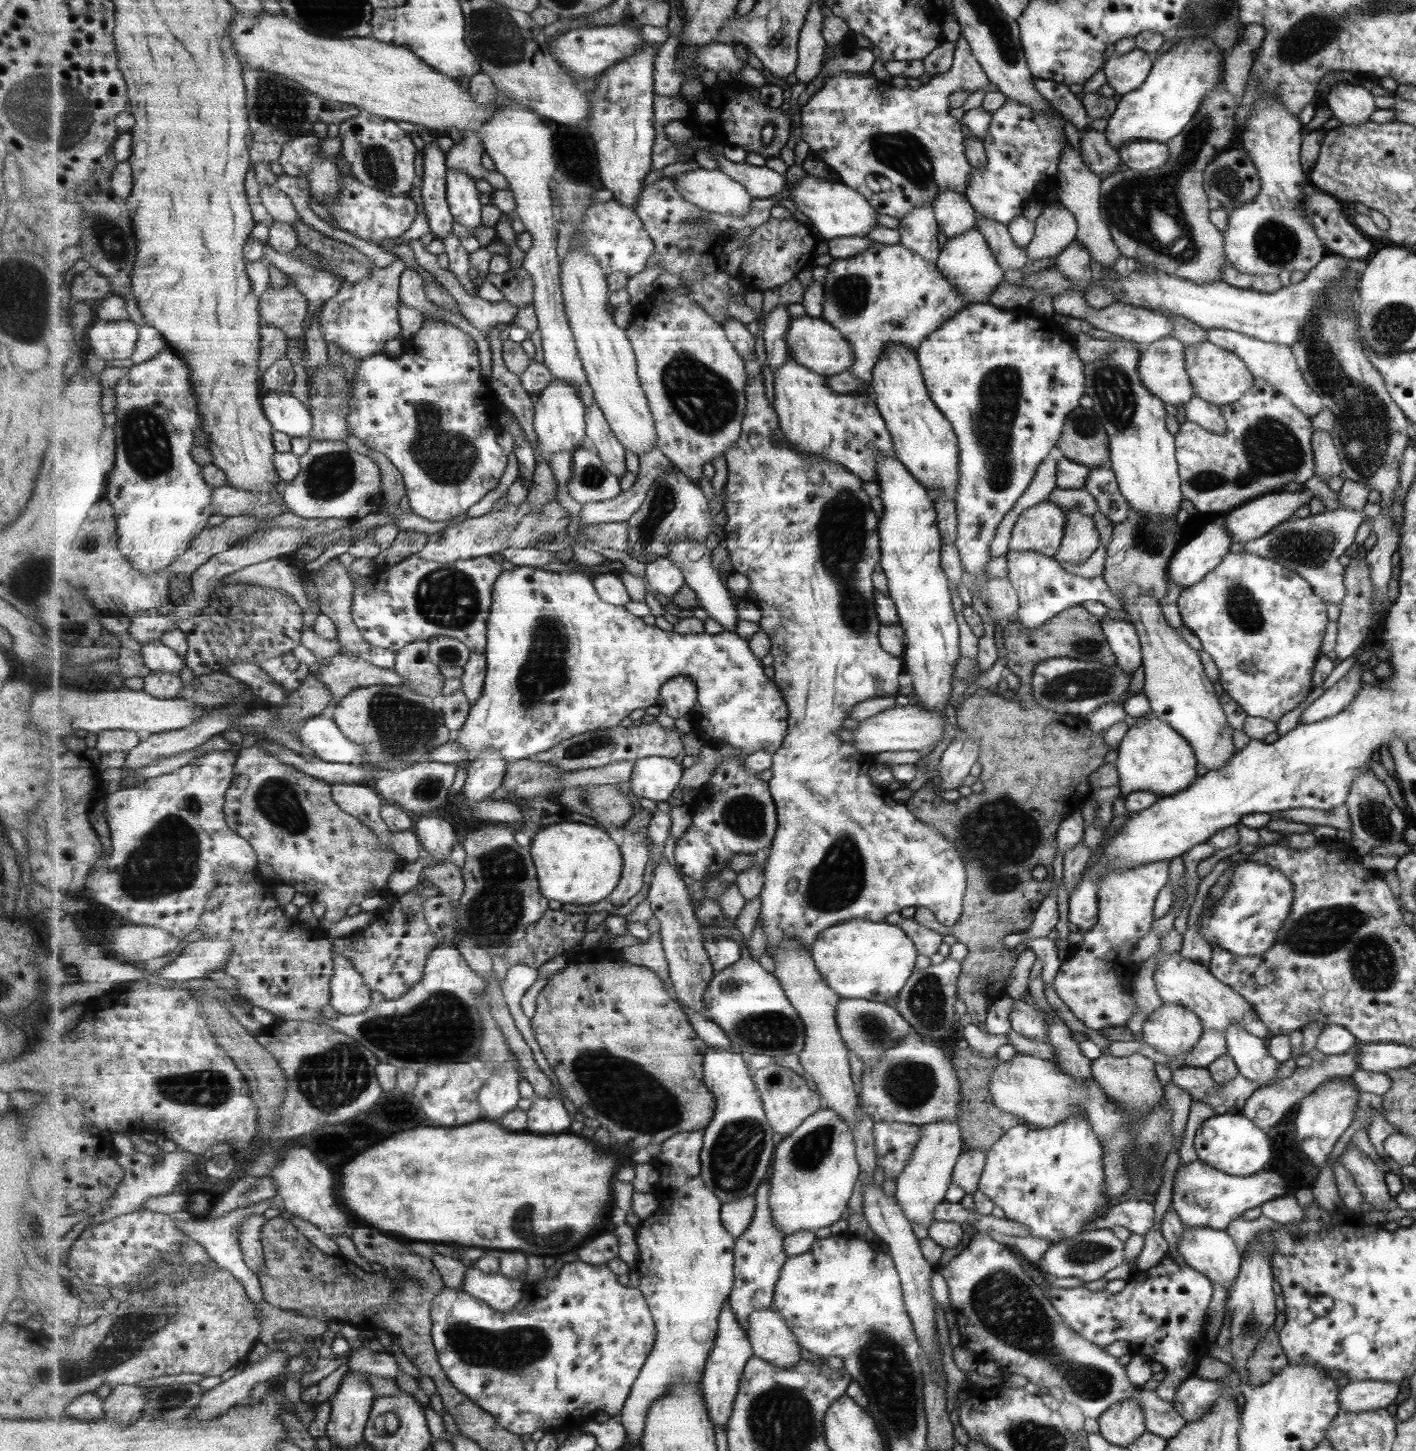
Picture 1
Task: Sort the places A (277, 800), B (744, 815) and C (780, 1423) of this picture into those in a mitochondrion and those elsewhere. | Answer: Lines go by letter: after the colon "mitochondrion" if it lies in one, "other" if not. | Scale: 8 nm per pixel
A: mitochondrion
B: mitochondrion
C: mitochondrion

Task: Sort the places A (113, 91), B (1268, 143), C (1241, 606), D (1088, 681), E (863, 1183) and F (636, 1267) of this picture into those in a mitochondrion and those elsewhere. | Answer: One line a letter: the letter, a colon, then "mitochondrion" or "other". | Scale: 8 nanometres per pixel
A: other
B: other
C: mitochondrion
D: mitochondrion
E: other
F: other

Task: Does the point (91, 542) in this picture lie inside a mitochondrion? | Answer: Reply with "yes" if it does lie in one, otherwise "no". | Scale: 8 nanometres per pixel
yes

